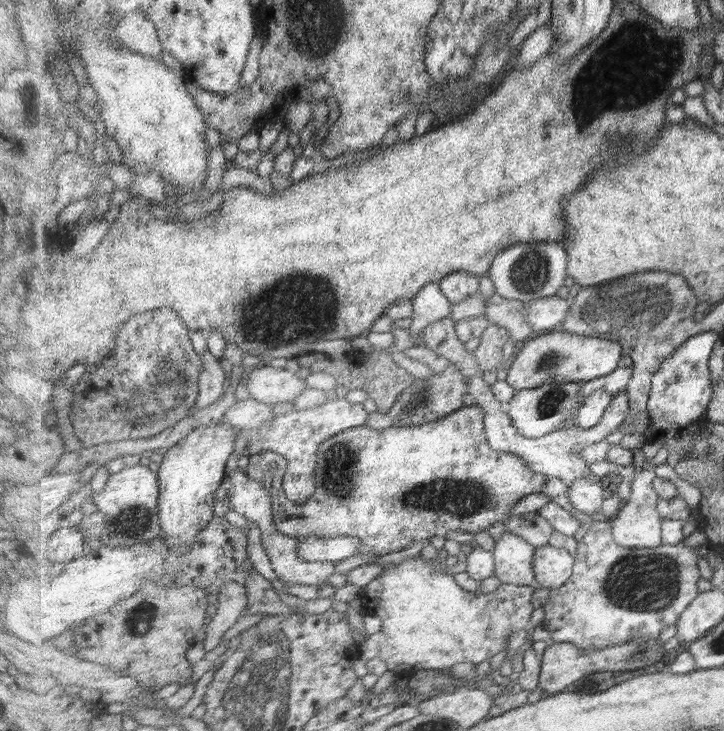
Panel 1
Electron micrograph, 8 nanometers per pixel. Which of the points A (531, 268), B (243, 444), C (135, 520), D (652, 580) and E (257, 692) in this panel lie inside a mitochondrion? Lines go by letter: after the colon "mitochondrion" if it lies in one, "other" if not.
A: mitochondrion
B: other
C: mitochondrion
D: mitochondrion
E: mitochondrion

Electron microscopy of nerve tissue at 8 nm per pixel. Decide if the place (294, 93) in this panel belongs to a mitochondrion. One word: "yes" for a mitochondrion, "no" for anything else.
no

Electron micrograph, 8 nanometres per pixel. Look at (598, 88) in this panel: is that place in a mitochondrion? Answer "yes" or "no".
yes

